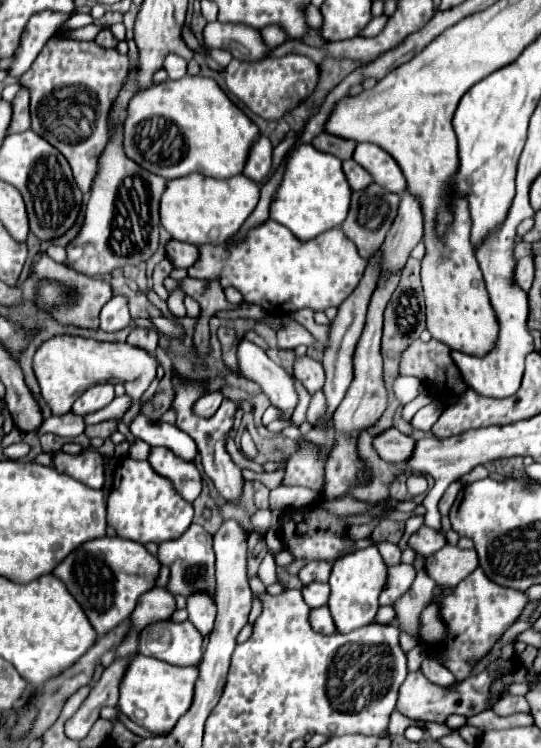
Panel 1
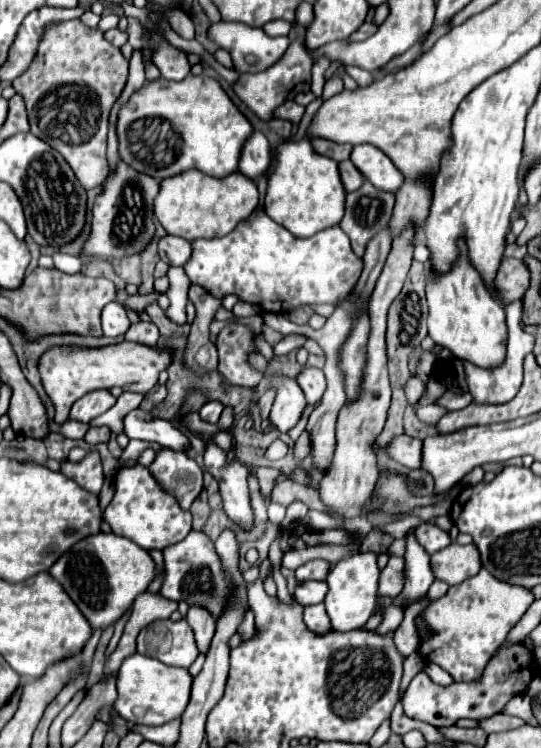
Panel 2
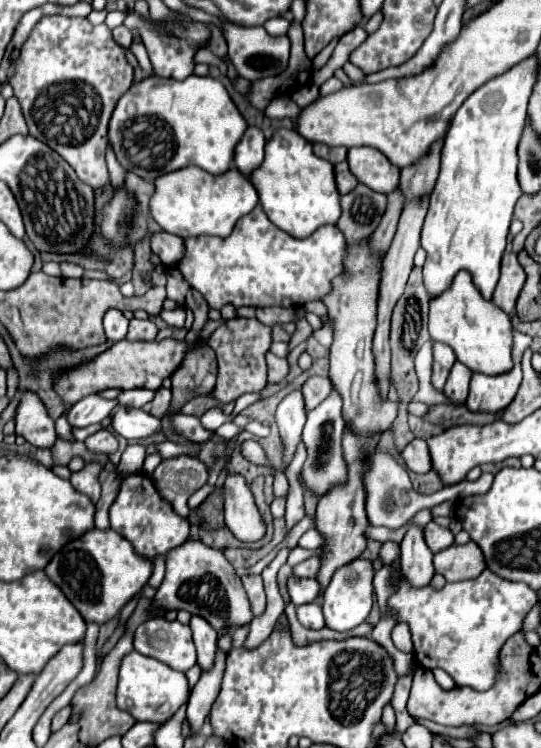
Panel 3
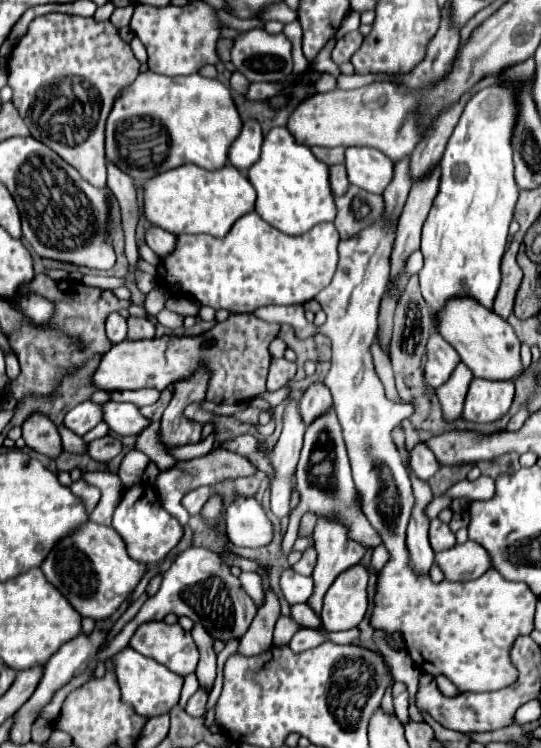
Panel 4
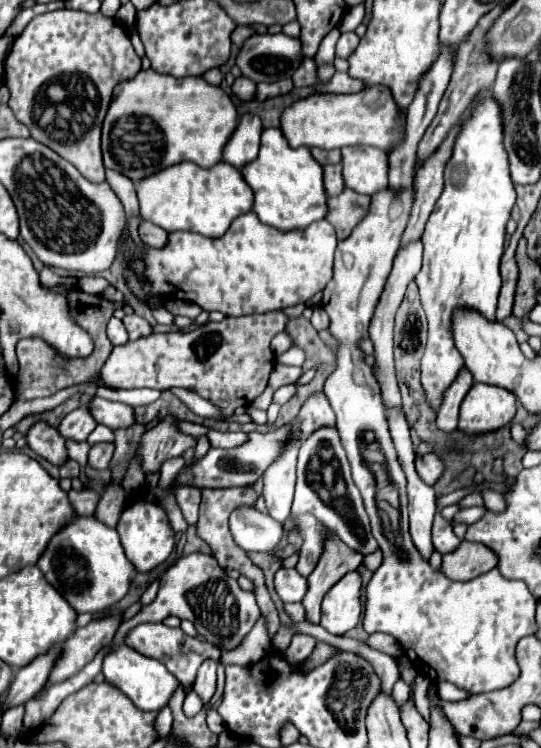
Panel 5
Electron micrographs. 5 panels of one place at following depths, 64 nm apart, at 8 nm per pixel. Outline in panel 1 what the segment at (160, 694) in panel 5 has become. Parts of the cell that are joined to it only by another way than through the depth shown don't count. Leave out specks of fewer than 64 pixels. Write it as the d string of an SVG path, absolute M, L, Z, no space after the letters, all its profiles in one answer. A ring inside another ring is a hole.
M136 654L130 658L126 672L120 682L118 710L132 722L148 728L150 732L166 732L176 726L178 718L190 708L194 698L194 682L198 678L198 668L170 666L158 658Z

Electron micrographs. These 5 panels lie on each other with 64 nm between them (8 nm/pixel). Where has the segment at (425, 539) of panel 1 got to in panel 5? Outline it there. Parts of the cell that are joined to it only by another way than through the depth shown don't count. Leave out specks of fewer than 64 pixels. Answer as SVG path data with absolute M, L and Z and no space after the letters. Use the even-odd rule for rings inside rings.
M438 512L432 526L432 544L440 554L448 554L460 546L458 536L454 536L450 522Z

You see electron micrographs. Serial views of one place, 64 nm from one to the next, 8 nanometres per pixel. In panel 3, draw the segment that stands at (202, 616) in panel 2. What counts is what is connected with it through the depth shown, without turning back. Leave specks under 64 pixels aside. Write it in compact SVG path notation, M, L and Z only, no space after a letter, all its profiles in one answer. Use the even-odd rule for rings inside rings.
M192 616L190 628L192 628L194 644L196 644L196 650L198 650L198 664L200 664L202 672L208 672L212 668L212 664L214 664L214 650L216 650L218 634L200 616Z

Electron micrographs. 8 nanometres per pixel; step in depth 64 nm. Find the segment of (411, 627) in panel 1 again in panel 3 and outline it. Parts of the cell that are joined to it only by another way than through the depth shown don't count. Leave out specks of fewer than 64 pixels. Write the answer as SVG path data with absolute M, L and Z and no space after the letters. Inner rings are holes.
M410 526L404 540L400 542L402 550L402 572L414 586L430 584L434 576L432 566L432 552L426 546L424 540L424 528L422 526Z

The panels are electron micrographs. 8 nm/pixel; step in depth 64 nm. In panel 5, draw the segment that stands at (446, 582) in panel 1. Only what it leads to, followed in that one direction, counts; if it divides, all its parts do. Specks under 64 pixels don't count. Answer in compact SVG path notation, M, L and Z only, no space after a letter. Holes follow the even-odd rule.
M462 542L454 552L444 554L442 572L450 580L472 580L492 568L496 568L498 556L484 544L478 542Z

